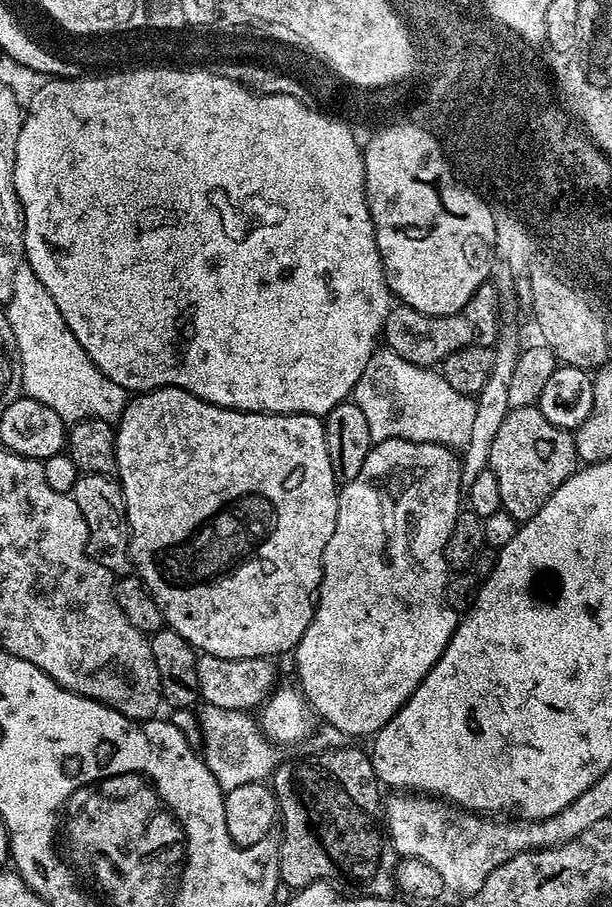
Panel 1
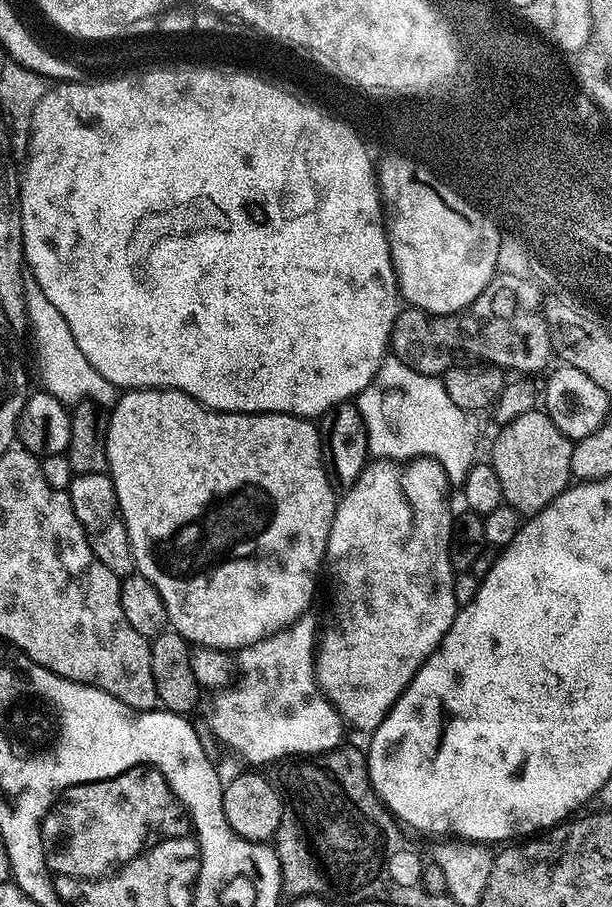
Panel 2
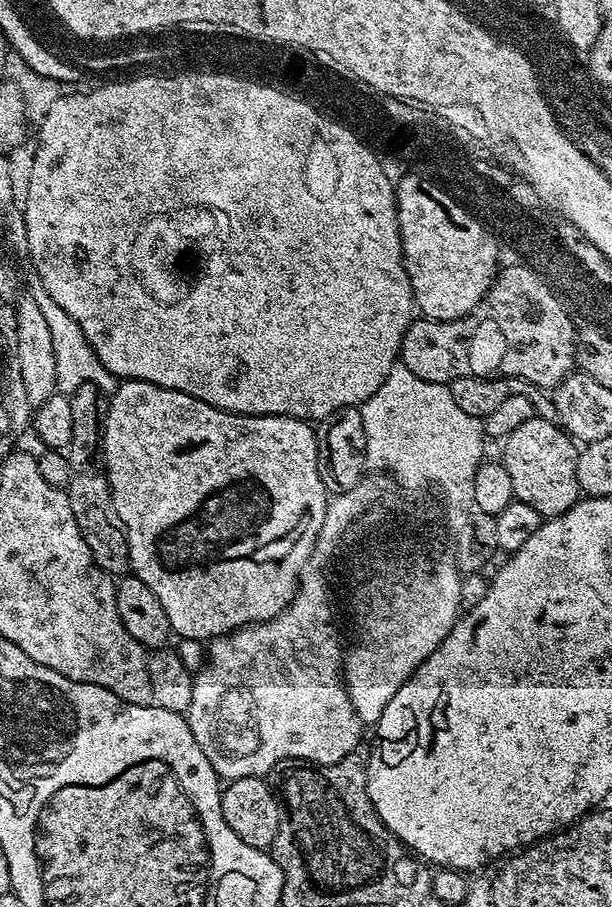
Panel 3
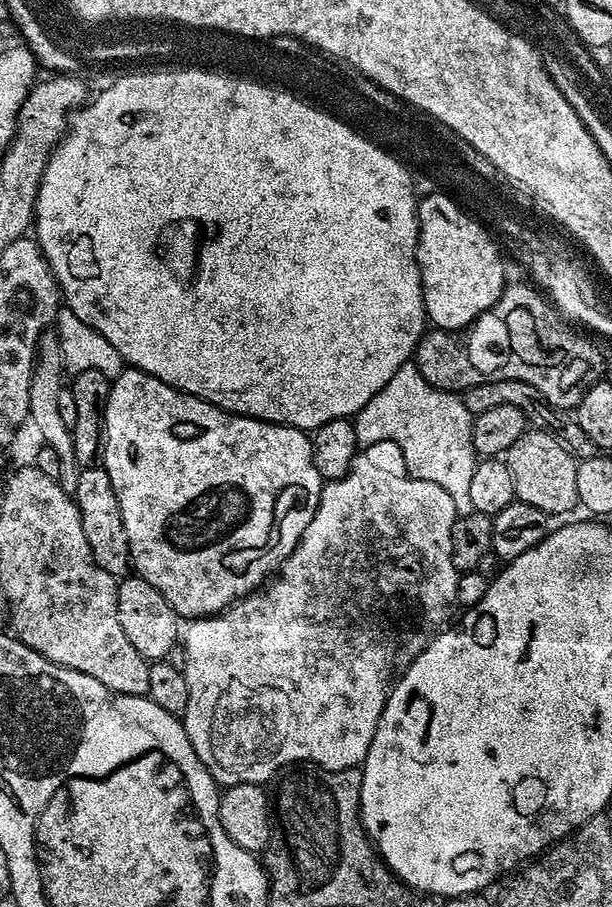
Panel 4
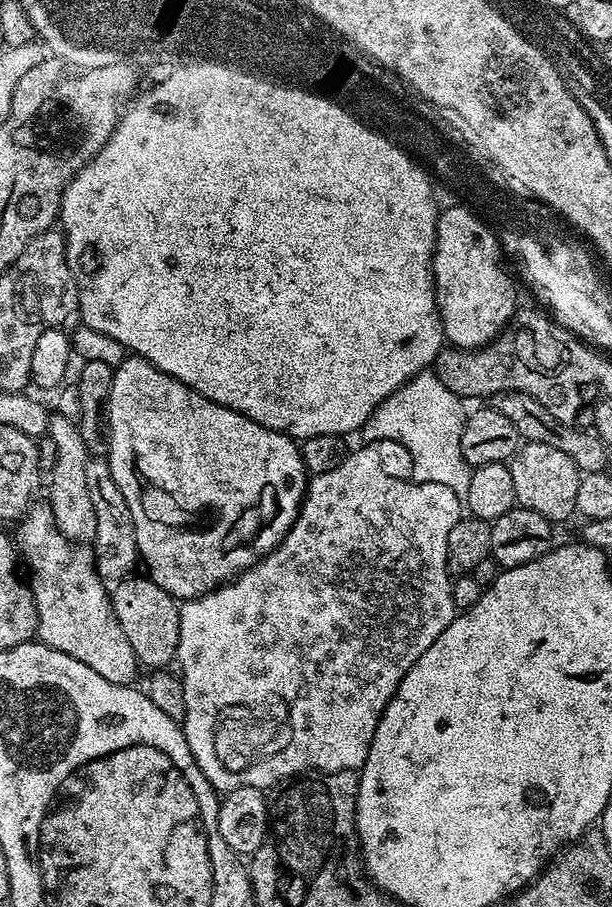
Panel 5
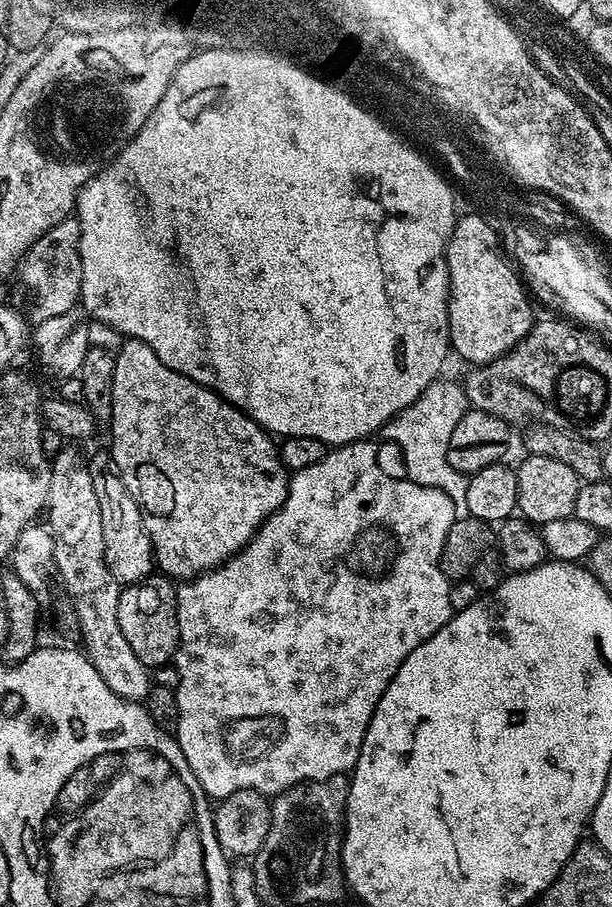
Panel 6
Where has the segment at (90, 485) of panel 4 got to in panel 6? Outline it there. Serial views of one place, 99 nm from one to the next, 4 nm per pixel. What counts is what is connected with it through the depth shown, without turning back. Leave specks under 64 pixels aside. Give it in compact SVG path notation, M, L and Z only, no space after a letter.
M107 451L88 460L90 478L94 482L94 494L98 494L98 507L102 509L102 538L104 561L113 580L122 586L136 584L154 572L152 543L144 525L144 514L136 505L136 499L126 490L120 473L116 471Z

